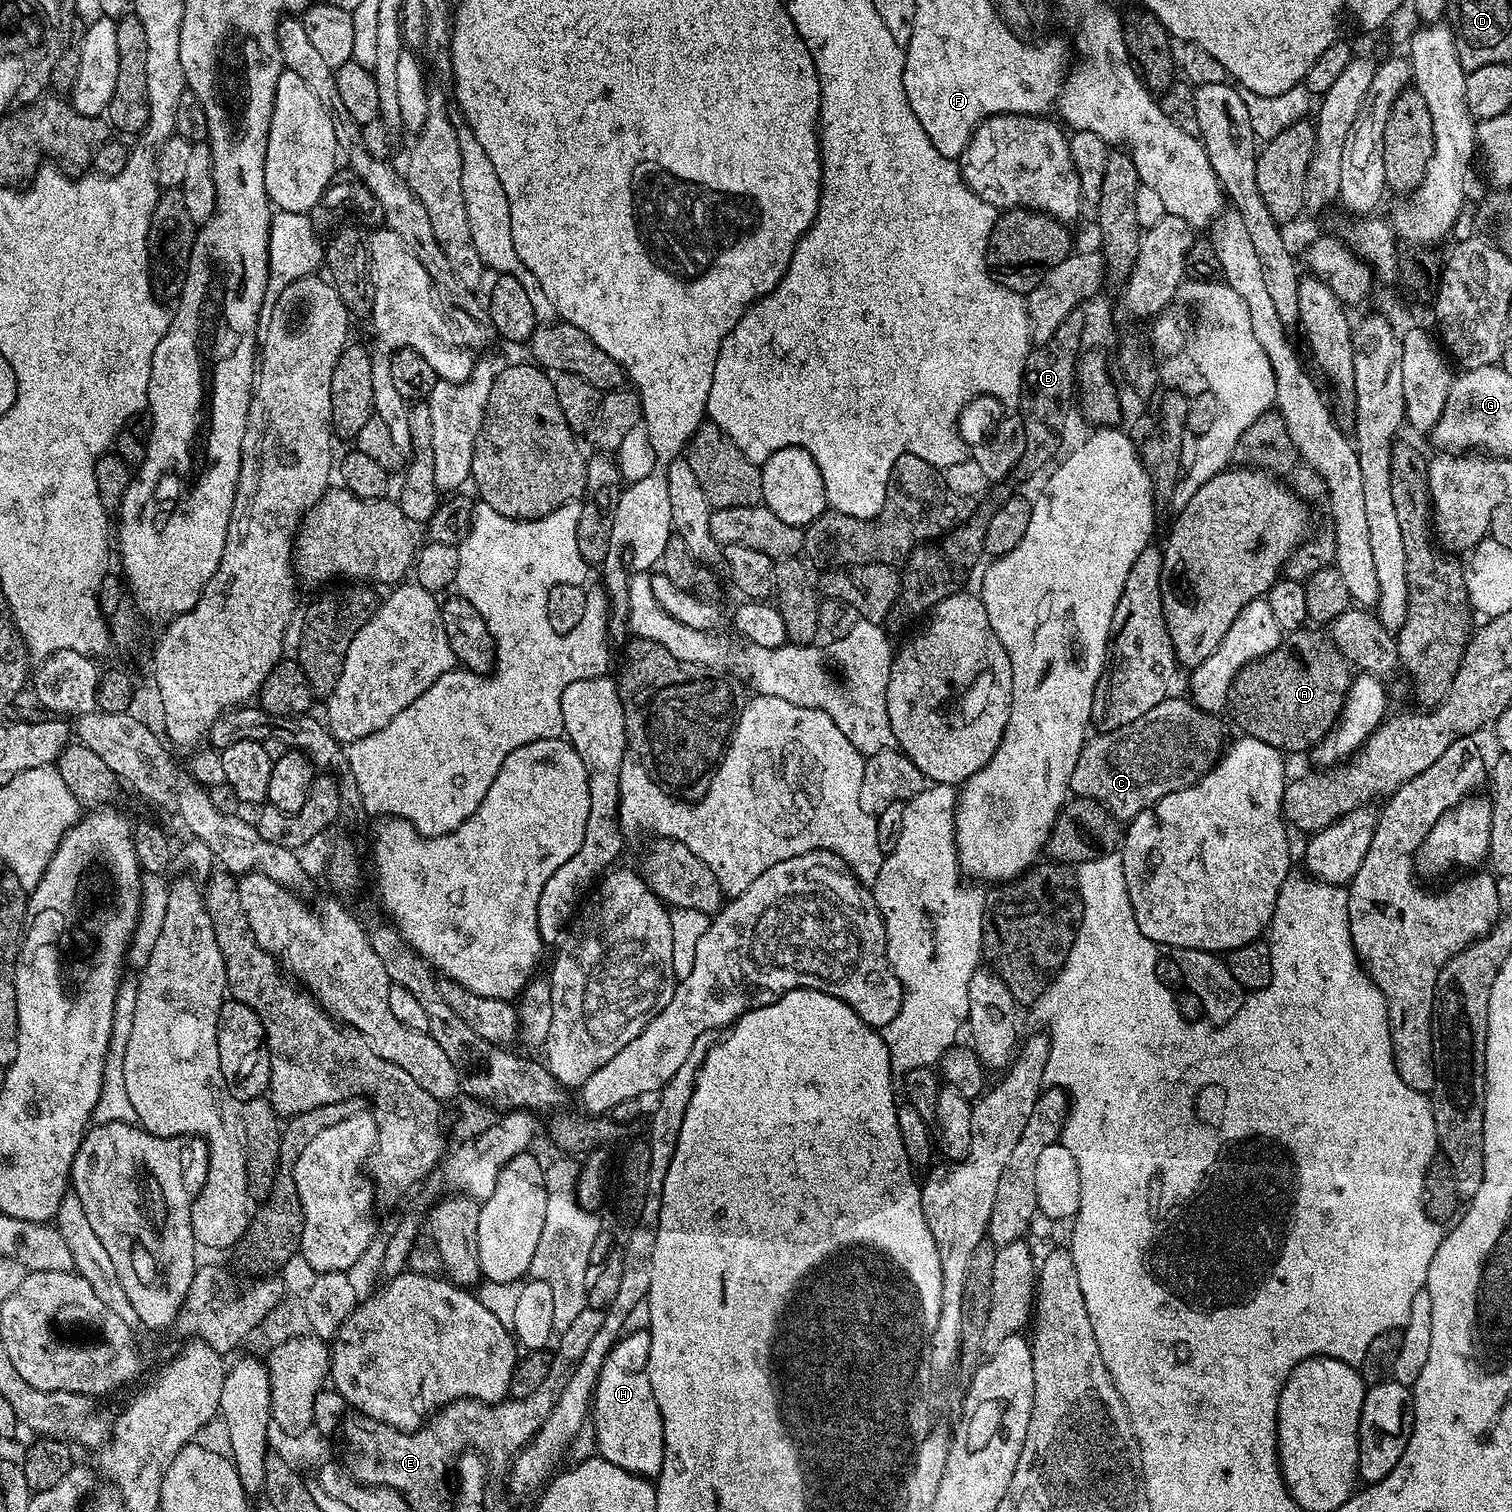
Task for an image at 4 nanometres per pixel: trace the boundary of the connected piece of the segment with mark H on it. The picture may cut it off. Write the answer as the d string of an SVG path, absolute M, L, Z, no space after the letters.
M624 1332L610 1354L602 1362L596 1379L596 1389L592 1391L590 1403L590 1432L594 1437L595 1451L606 1462L614 1462L645 1478L655 1478L662 1470L664 1457L664 1427L662 1414L658 1414L658 1404L654 1402L654 1390L650 1390L648 1377L648 1355L650 1354L650 1334Z

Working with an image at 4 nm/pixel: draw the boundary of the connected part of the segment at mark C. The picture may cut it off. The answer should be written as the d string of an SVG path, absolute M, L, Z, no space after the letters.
M1166 698L1158 702L1154 710L1146 710L1142 718L1118 730L1093 735L1080 751L1080 757L1074 766L1071 791L1081 800L1094 800L1097 804L1103 804L1117 821L1127 822L1172 792L1197 784L1222 755L1217 717L1197 708L1191 699L1172 699Z

